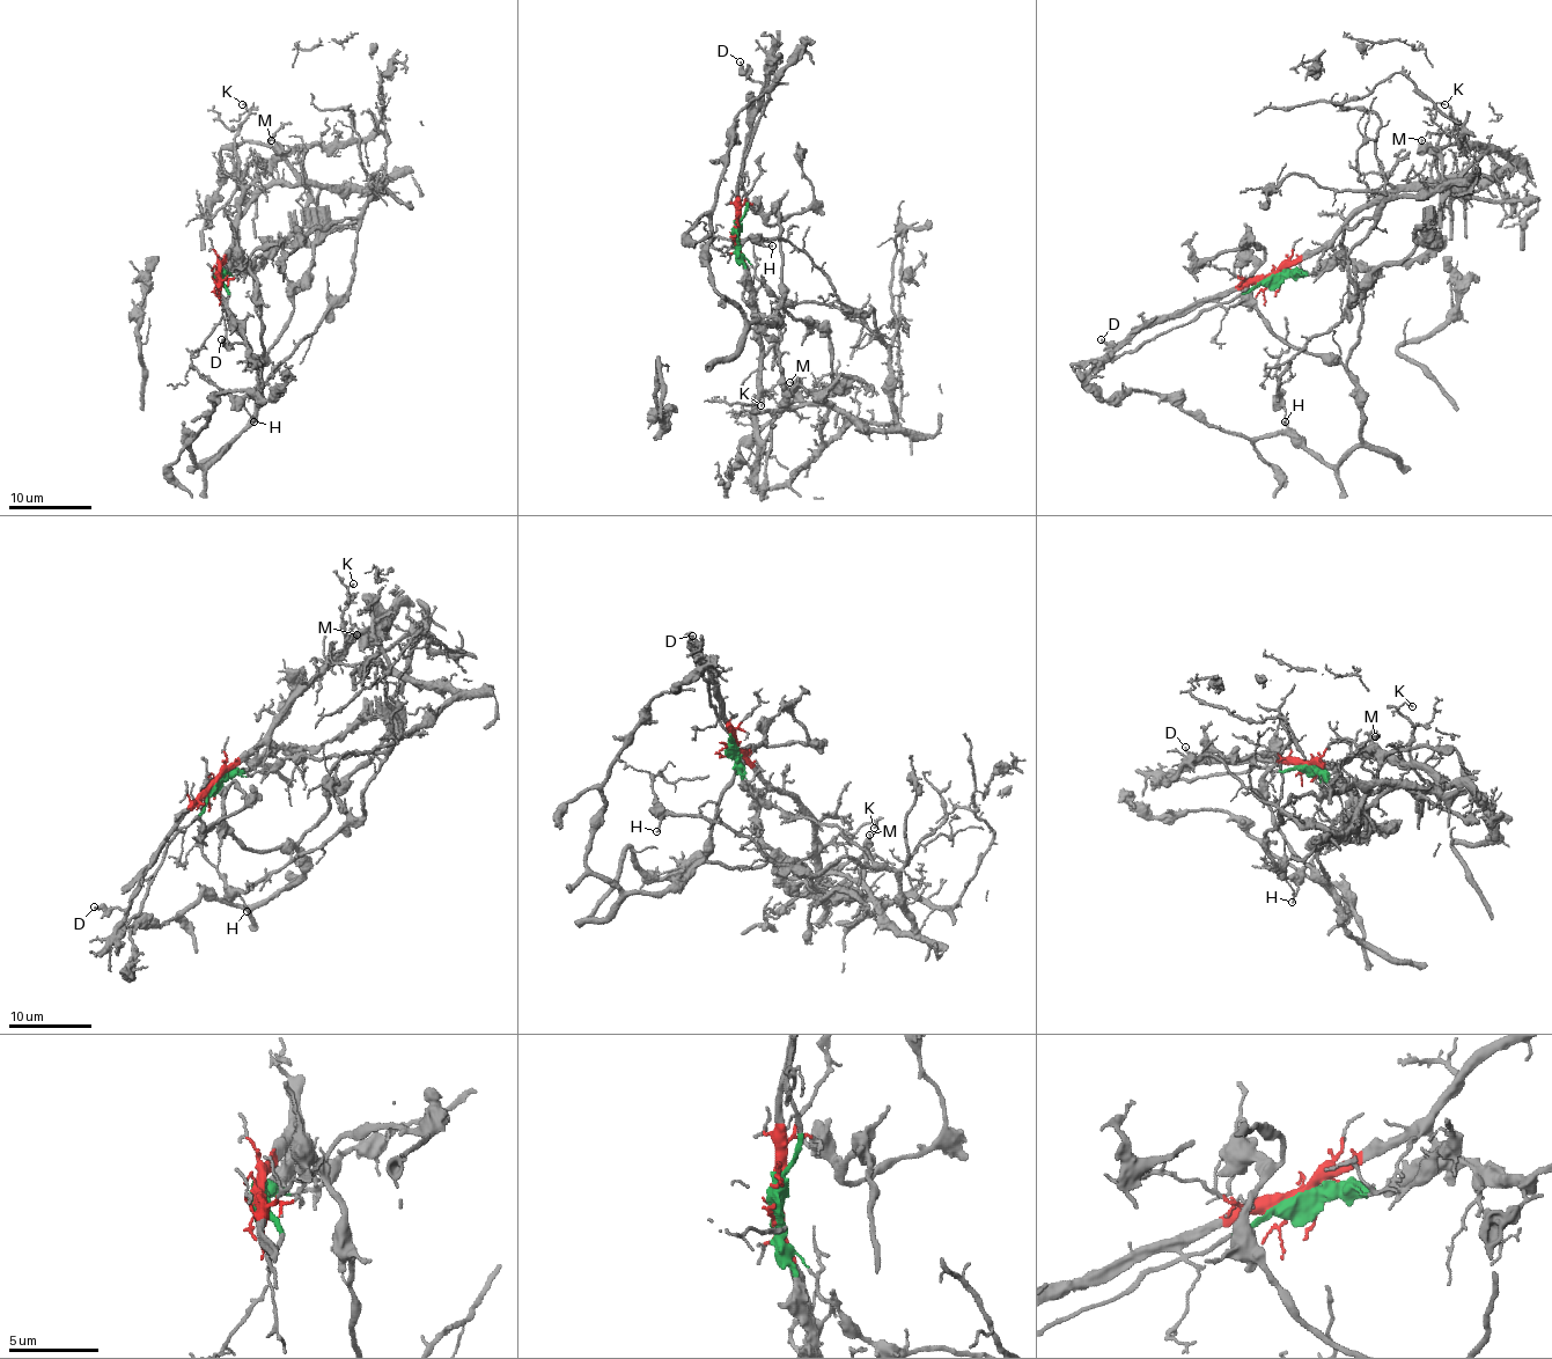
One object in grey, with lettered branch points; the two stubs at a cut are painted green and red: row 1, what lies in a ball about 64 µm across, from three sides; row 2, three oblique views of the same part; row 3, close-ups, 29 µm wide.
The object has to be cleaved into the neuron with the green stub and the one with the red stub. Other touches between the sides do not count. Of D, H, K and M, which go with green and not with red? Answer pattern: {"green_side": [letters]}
{"green_side": ["H", "M"]}

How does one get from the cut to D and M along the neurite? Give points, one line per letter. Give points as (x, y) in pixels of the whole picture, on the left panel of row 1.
D: (219, 277), (219, 292), (227, 310), (242, 324), (243, 342), (227, 344), (221, 339)
M: (219, 277), (243, 272), (263, 254), (354, 219), (377, 185), (321, 188), (304, 178), (271, 139)

